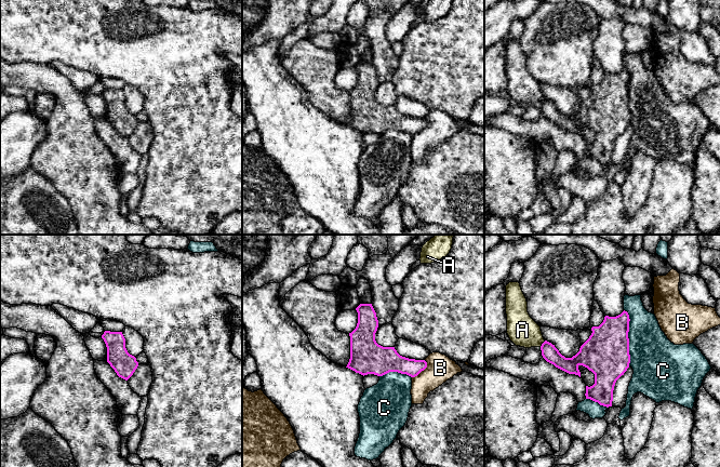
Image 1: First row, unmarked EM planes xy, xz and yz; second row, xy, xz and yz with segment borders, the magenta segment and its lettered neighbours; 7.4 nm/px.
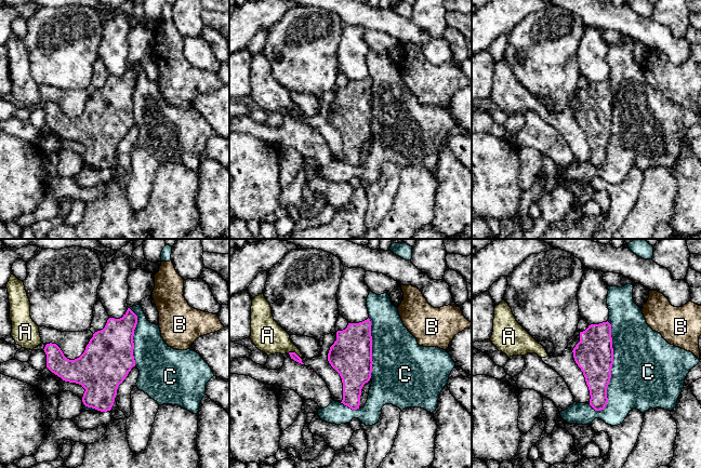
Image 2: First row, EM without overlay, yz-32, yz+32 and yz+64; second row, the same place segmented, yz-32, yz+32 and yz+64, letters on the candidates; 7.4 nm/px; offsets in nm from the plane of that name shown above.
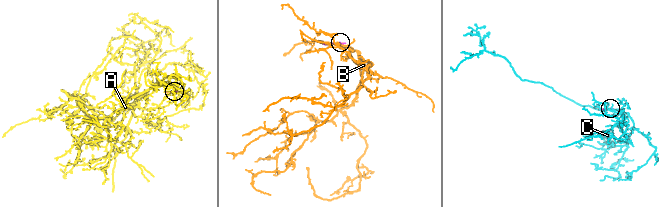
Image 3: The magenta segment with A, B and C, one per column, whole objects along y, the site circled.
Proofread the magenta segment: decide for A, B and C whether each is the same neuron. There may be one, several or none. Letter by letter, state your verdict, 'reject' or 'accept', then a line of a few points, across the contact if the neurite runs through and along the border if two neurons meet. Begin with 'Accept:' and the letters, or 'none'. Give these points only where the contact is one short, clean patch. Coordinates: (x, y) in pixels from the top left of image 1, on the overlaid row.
Accept: none
A: reject | yz (545, 341), (540, 346)
B: reject
C: reject

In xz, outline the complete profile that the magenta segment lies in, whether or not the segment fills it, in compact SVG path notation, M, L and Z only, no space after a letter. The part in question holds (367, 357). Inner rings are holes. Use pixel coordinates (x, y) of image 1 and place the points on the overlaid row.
M360 304L356 308L358 323L349 333L350 359L346 368L361 375L383 376L389 372L417 376L427 368L425 360L400 356L395 347L383 347L375 341L378 320L372 304Z

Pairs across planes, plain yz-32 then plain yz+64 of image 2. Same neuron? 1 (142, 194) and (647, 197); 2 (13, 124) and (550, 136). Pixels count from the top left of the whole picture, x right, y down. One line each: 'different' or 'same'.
1: different
2: same

